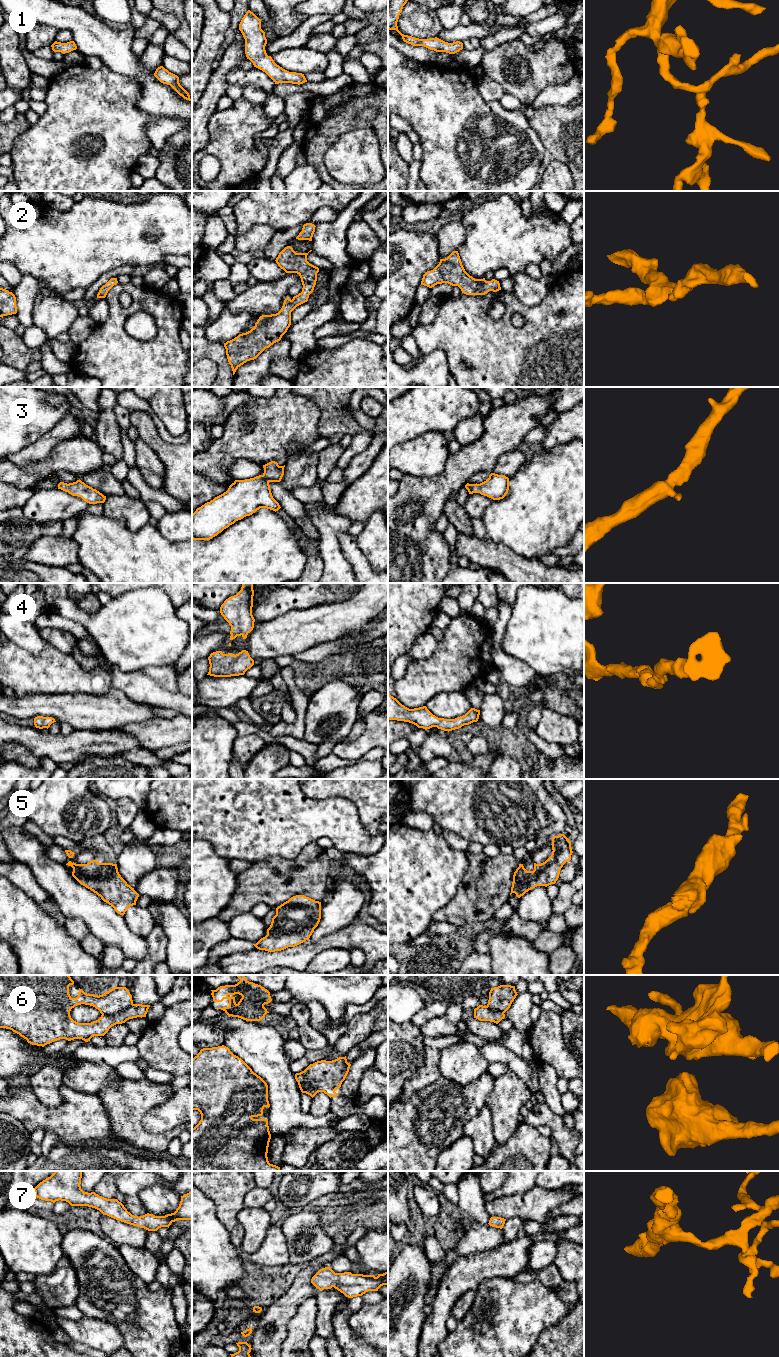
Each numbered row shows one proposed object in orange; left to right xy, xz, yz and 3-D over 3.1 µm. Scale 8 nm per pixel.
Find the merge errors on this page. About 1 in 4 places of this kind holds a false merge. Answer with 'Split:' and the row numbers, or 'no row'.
Split: no row

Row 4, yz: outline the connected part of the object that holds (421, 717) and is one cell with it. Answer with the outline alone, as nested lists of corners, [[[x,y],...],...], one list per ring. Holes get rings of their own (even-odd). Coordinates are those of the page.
[[[388,693],[388,719],[409,722],[425,730],[437,727],[449,732],[477,722],[479,715],[480,710],[471,708],[465,715],[455,719],[438,718],[426,706],[409,709]]]

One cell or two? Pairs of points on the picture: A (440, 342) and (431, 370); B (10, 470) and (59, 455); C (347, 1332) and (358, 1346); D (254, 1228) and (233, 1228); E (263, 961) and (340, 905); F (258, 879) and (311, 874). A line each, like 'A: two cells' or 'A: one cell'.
A: two cells
B: one cell
C: one cell
D: two cells
E: two cells
F: one cell

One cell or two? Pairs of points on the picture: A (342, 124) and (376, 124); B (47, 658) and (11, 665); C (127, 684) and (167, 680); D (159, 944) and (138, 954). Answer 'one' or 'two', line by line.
A: one
B: one
C: one
D: two

